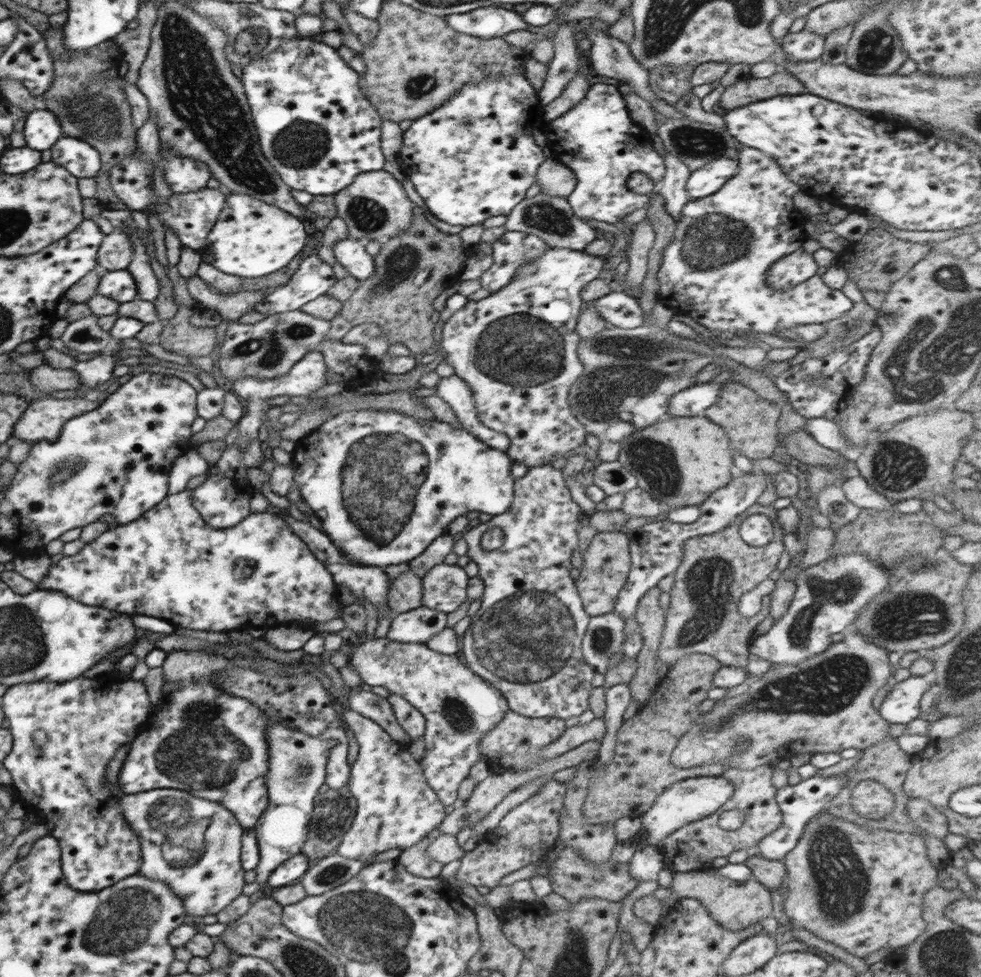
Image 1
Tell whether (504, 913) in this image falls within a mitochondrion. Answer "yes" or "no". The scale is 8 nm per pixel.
no

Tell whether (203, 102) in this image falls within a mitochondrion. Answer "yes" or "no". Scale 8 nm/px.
yes

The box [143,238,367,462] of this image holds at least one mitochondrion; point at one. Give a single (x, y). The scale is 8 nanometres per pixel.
(256, 349)

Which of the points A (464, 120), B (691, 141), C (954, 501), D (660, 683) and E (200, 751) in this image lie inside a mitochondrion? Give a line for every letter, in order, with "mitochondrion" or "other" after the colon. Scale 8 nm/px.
A: mitochondrion
B: mitochondrion
C: other
D: other
E: mitochondrion

